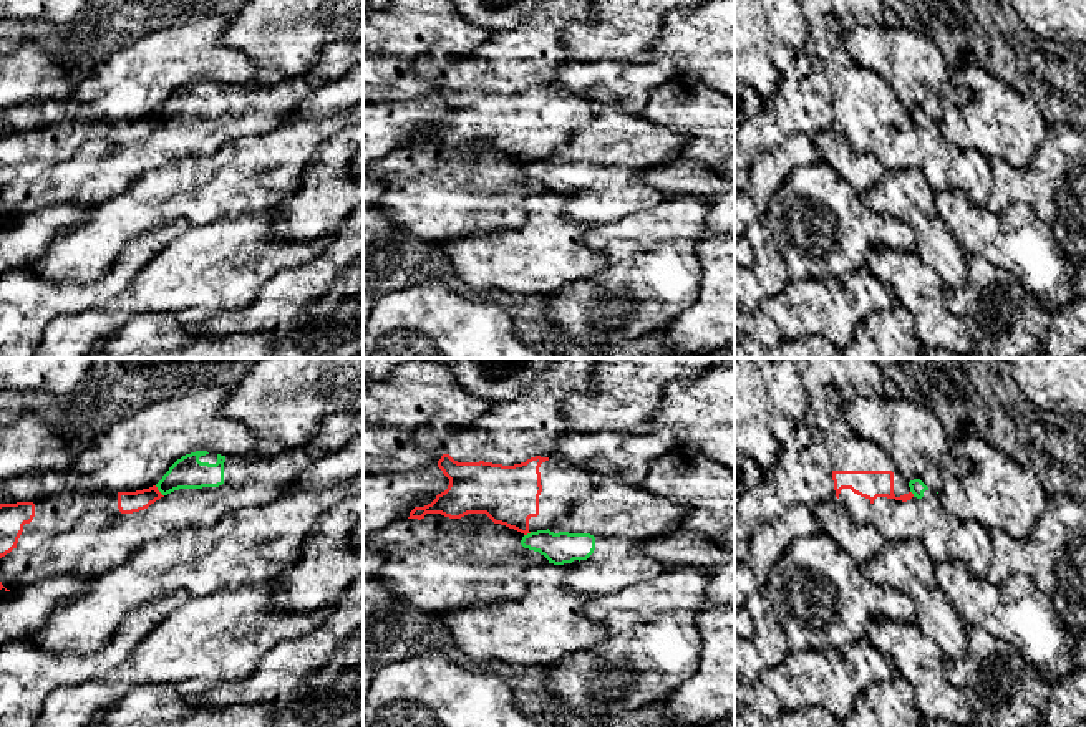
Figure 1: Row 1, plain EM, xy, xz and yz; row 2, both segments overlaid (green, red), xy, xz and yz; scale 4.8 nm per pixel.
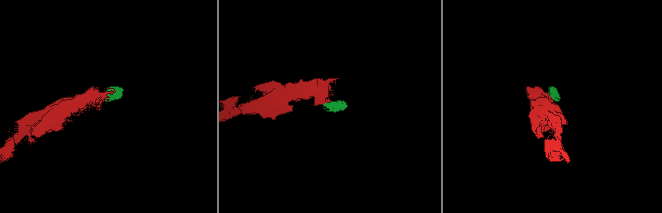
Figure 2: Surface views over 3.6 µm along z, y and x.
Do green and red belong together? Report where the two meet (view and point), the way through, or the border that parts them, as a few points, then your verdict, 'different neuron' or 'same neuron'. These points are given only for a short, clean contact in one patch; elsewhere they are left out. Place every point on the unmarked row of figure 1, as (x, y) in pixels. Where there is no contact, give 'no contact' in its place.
meets green in xy at (158, 118); border along xy (155, 115), (163, 125); different neuron

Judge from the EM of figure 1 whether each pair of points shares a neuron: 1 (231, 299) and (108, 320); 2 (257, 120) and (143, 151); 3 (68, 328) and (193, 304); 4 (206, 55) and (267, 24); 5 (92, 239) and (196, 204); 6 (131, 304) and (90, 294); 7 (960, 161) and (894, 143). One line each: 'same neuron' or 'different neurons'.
1: same neuron
2: same neuron
3: same neuron
4: different neurons
5: same neuron
6: different neurons
7: same neuron

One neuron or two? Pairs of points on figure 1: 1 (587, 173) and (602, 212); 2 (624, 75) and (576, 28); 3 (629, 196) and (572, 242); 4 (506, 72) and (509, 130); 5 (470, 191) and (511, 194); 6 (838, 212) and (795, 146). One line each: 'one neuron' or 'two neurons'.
1: one neuron
2: two neurons
3: two neurons
4: two neurons
5: one neuron
6: two neurons

